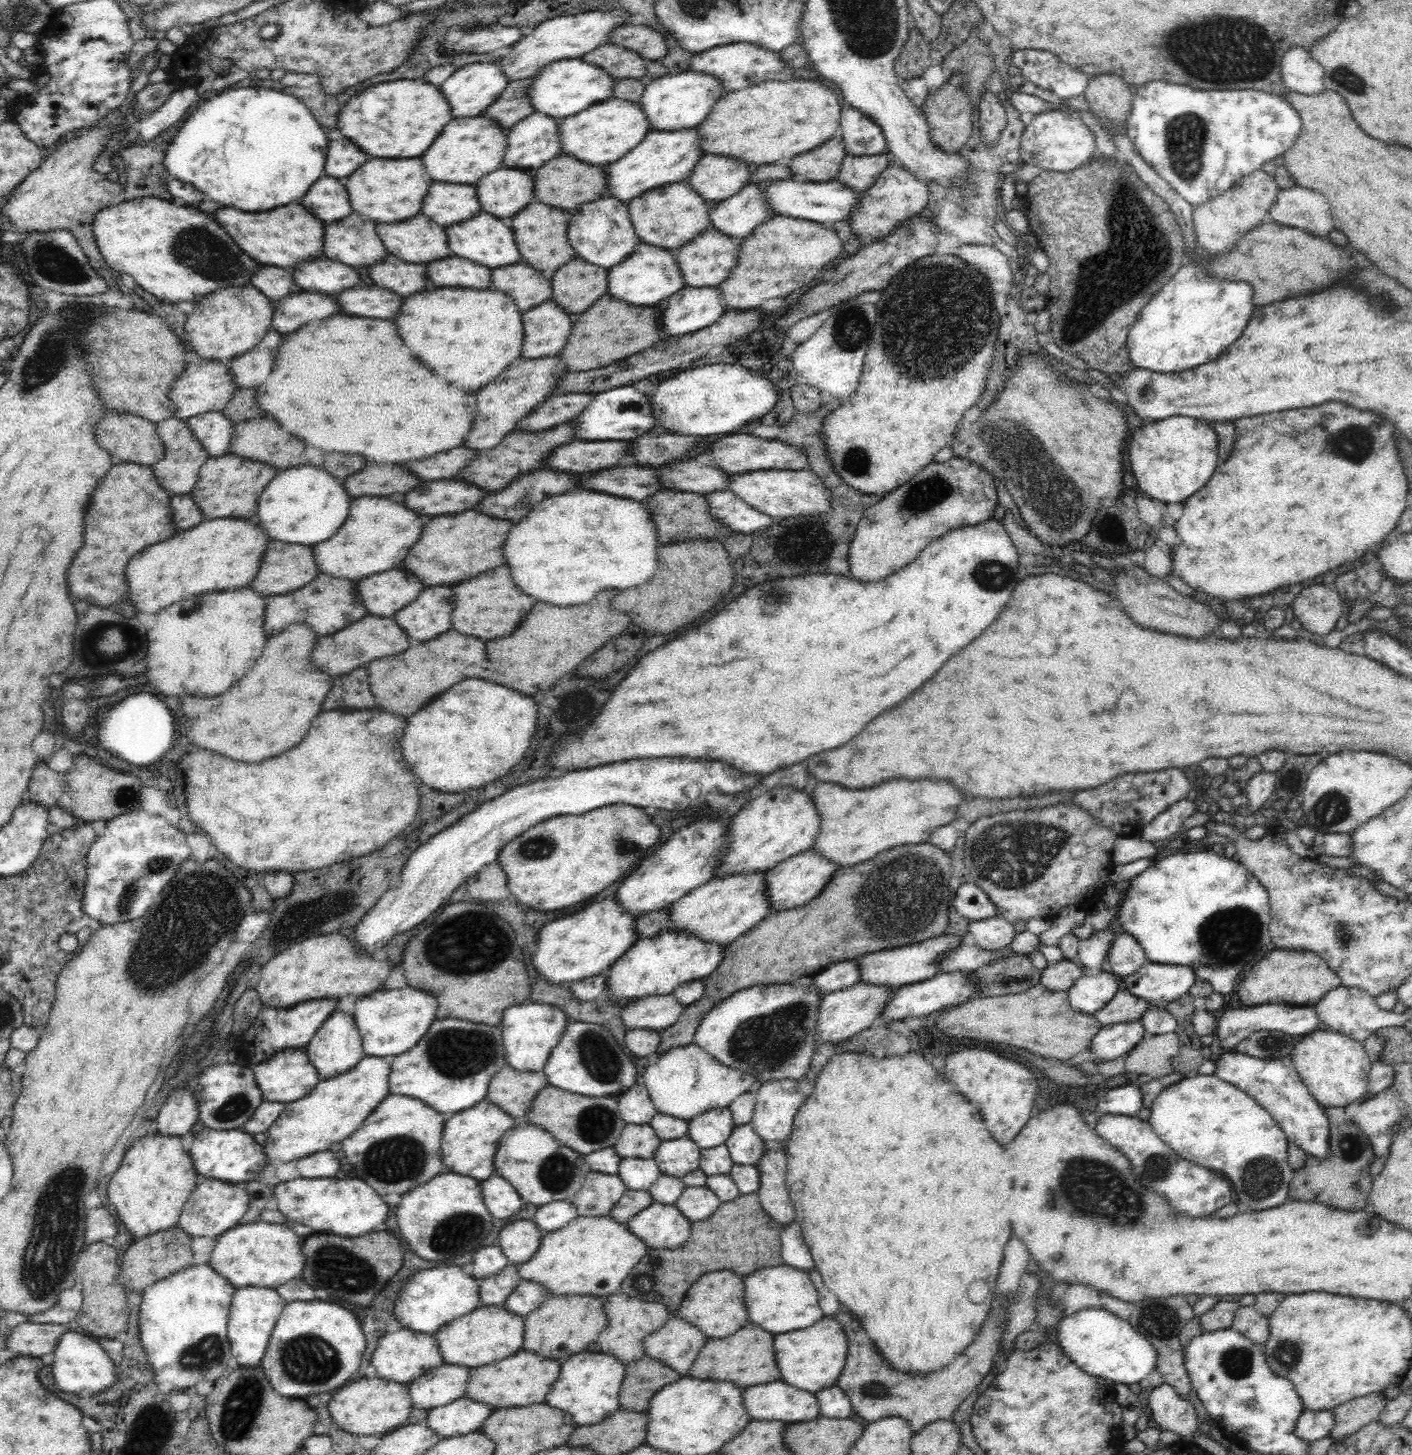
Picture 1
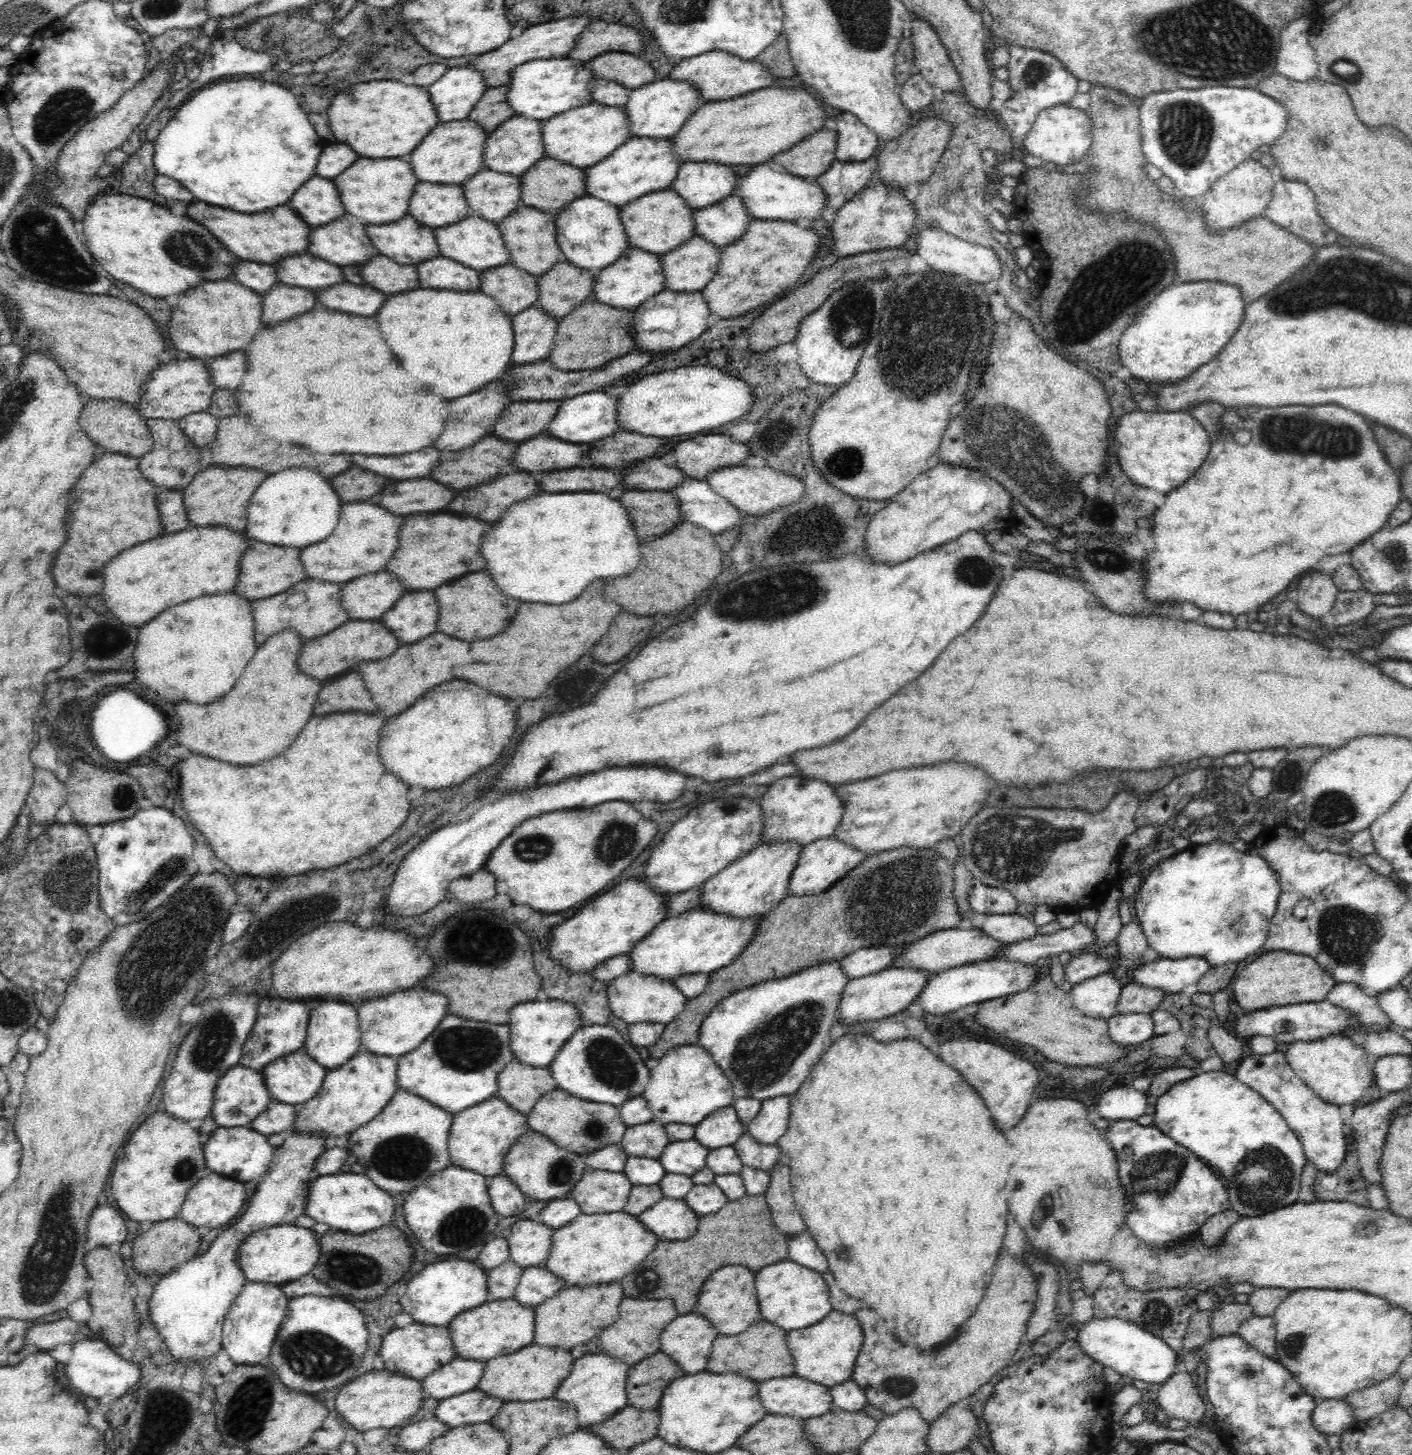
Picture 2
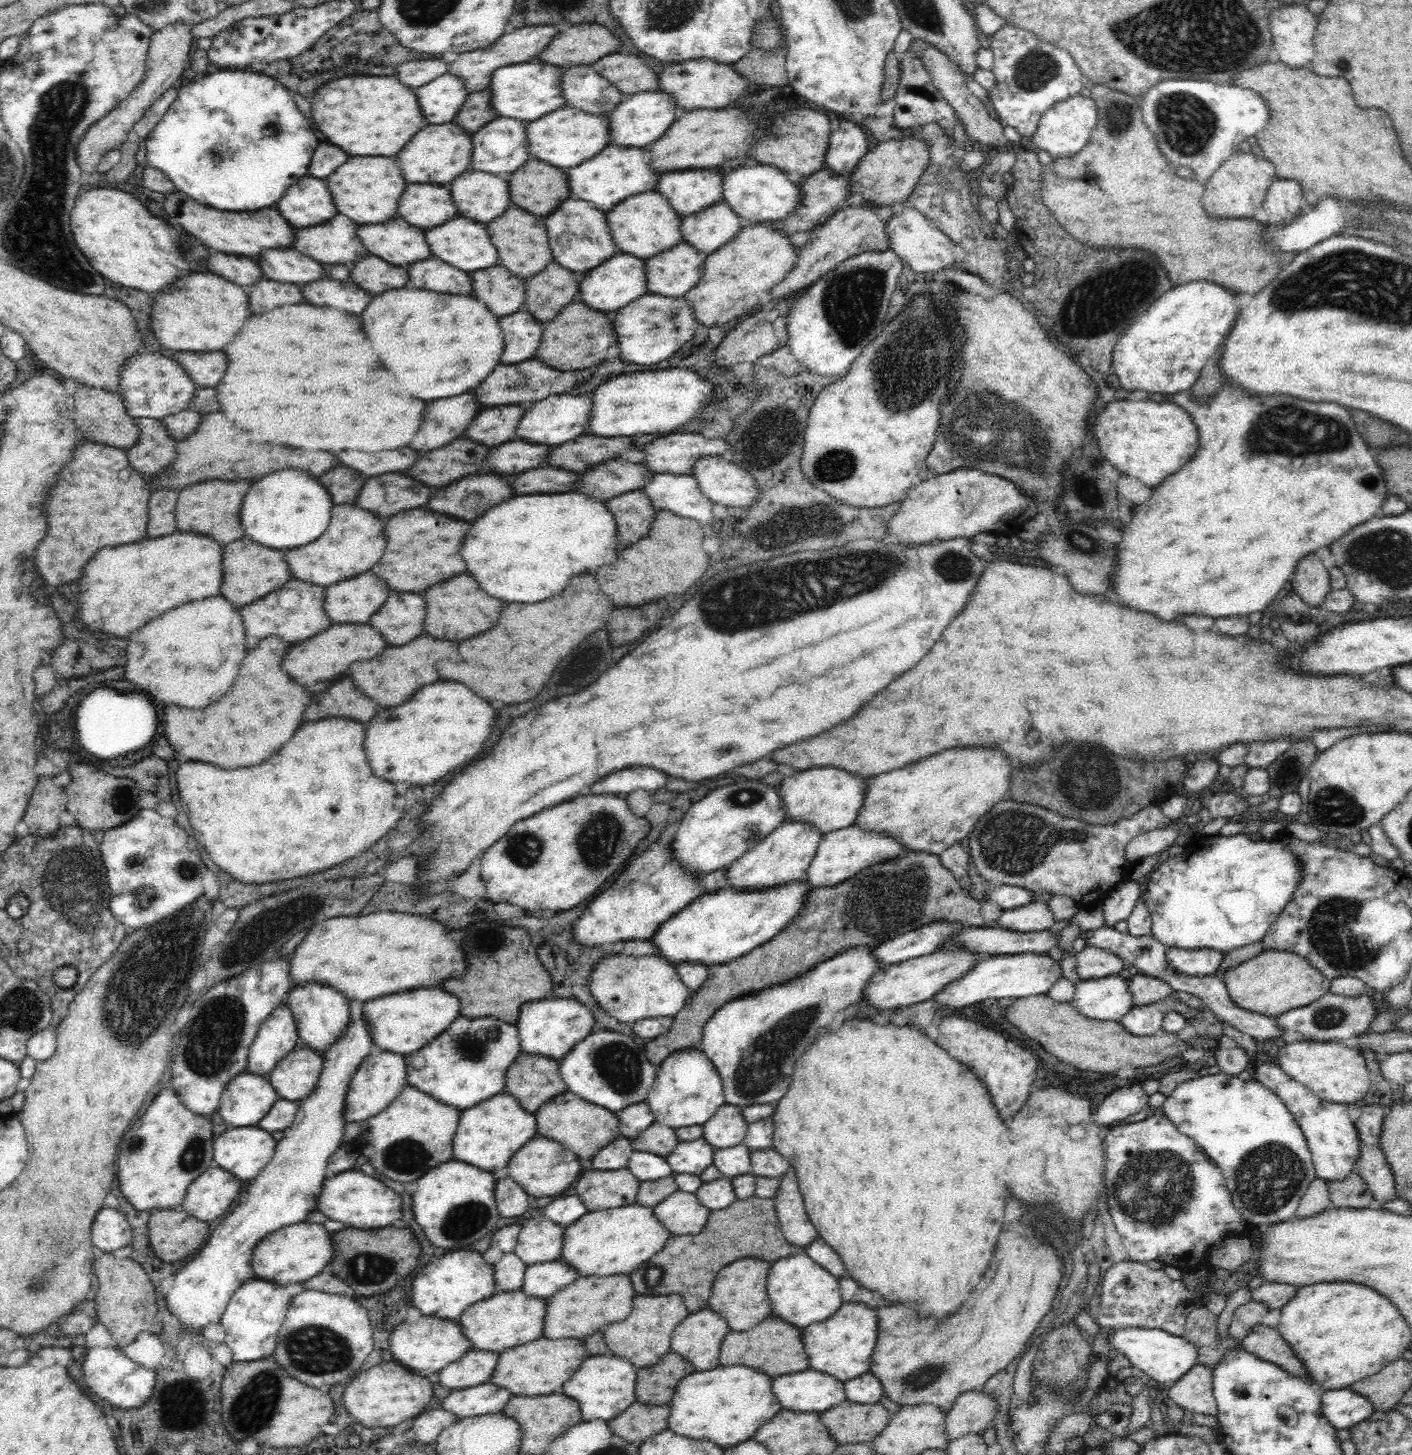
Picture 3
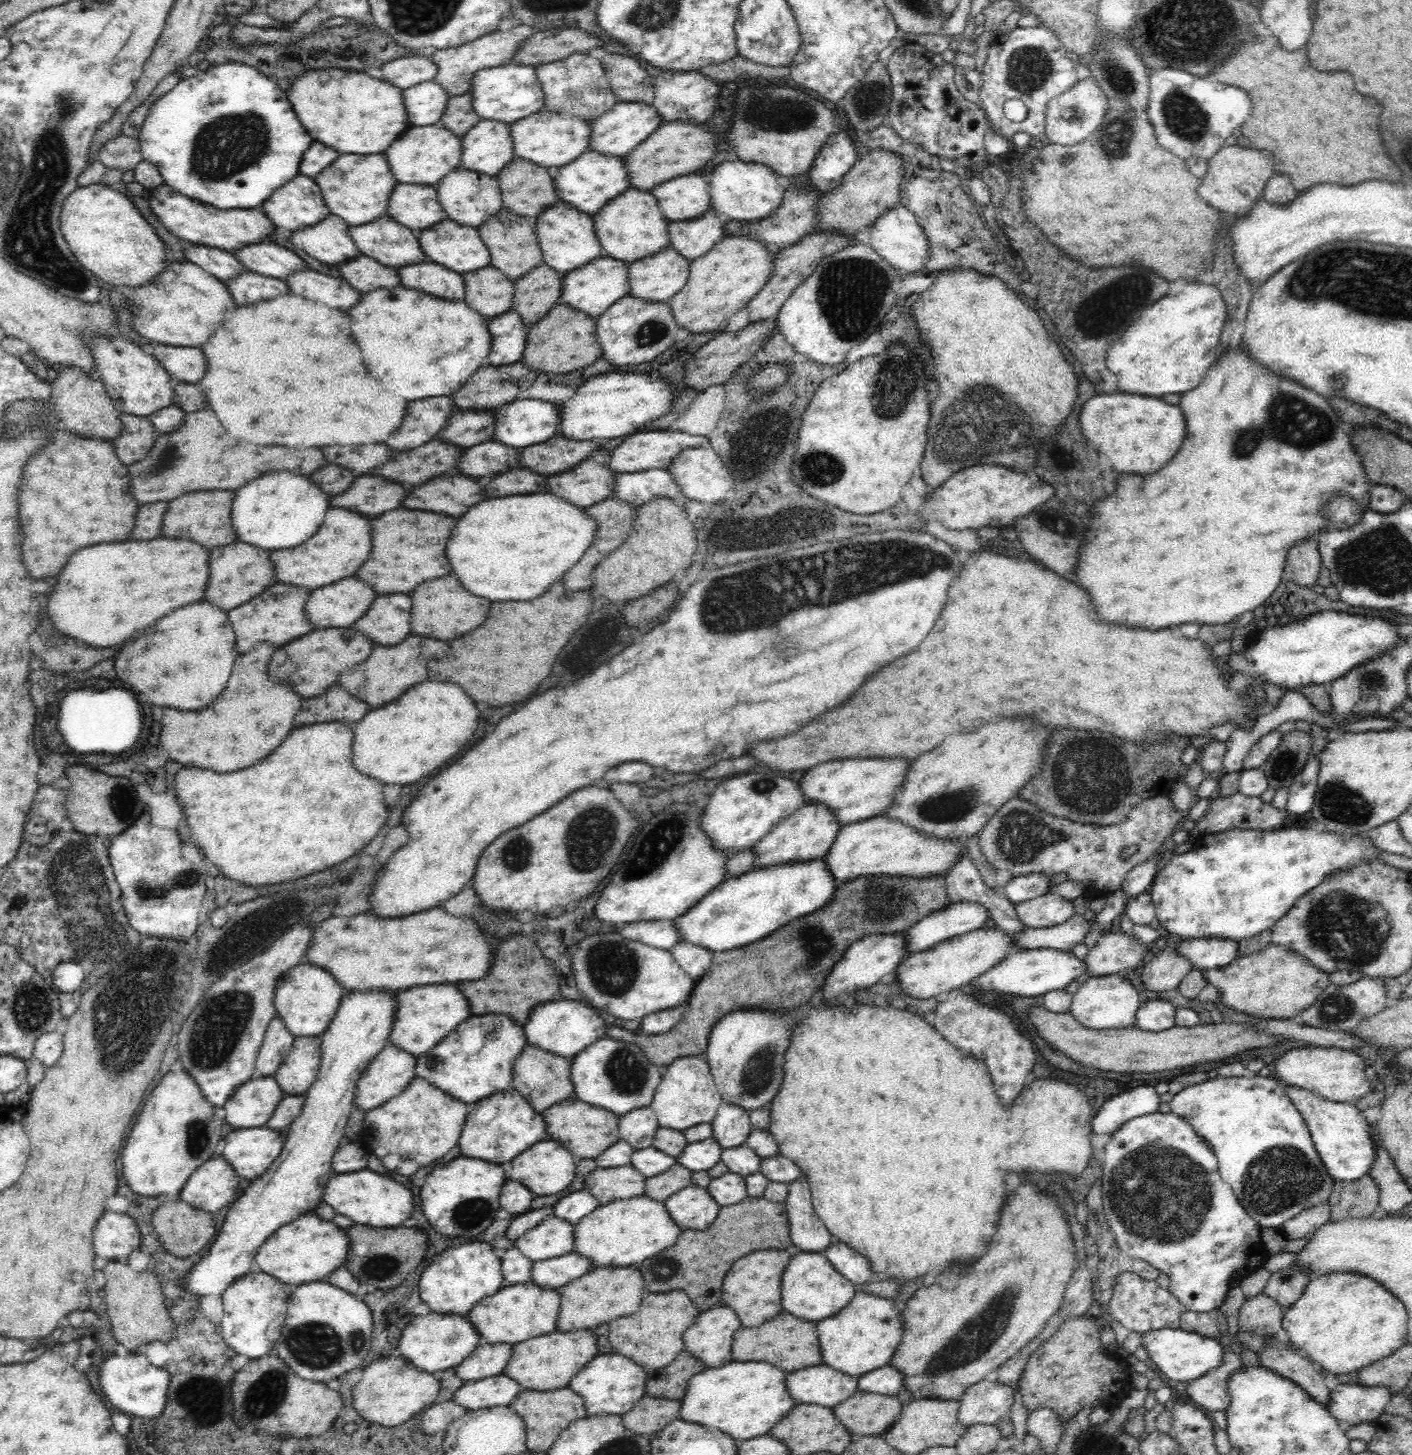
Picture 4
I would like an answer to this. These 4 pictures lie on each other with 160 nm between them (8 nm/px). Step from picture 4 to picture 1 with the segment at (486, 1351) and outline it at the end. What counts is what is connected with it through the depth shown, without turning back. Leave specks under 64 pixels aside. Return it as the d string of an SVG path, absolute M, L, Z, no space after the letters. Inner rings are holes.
M444 1363L407 1384L412 1408L430 1409L446 1406L465 1396L470 1369Z

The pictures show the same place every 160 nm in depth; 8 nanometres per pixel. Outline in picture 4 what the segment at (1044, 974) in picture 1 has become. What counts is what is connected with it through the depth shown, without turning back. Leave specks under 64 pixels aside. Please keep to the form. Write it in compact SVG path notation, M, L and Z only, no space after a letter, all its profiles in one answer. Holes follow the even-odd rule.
M1108 933L1084 957L1087 977L1124 974L1139 965L1146 954L1146 945L1125 933Z

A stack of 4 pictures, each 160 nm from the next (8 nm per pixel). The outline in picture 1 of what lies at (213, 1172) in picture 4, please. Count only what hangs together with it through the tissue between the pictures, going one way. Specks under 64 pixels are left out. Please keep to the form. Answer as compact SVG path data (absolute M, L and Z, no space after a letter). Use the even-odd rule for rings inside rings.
M202 1179L198 1181L191 1197L183 1206L177 1225L182 1231L188 1233L190 1238L193 1236L216 1238L227 1230L236 1227L240 1219L246 1214L248 1207L249 1194L244 1188L244 1184L236 1183L232 1185L221 1180Z

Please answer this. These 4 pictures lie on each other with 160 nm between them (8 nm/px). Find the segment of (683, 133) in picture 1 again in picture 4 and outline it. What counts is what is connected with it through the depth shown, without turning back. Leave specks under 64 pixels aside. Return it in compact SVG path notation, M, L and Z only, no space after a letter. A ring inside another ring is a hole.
M590 150L580 155L575 161L569 162L568 165L557 168L553 174L555 191L559 200L567 202L584 214L595 215L608 202L632 188L623 157Z

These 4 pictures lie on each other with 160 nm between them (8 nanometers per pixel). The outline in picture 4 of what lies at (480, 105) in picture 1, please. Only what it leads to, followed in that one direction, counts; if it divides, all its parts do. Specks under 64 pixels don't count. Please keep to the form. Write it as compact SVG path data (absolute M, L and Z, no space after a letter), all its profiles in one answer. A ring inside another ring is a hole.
M435 80L411 86L403 90L403 94L411 126L438 124L452 98Z

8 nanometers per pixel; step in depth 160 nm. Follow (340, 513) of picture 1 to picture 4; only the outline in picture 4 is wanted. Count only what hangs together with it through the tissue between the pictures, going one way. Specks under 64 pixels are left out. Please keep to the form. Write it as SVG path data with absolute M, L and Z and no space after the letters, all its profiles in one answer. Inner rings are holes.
M274 472L274 474L268 474L268 476L248 482L246 486L242 486L236 492L236 498L232 505L232 525L238 534L237 540L248 542L262 550L289 549L300 546L302 542L306 542L308 538L312 538L318 532L318 528L322 526L330 508L328 504L329 496L324 494L316 484L312 484L310 478L292 476L290 472Z

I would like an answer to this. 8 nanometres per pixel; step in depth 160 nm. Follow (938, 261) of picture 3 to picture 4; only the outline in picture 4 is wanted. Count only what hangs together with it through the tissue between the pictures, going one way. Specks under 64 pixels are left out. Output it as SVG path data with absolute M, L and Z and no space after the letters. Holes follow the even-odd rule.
M900 204L882 213L871 227L869 245L880 255L888 264L896 270L906 270L906 272L916 272L922 270L929 257L929 242L927 234L920 226L915 214L908 210L907 206Z

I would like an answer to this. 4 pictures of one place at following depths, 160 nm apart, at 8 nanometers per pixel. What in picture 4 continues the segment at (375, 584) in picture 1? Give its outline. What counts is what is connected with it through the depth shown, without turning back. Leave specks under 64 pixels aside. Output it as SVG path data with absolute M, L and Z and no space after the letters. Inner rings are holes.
M344 578L318 588L308 598L308 620L316 628L346 628L360 620L376 600L376 592L358 578Z

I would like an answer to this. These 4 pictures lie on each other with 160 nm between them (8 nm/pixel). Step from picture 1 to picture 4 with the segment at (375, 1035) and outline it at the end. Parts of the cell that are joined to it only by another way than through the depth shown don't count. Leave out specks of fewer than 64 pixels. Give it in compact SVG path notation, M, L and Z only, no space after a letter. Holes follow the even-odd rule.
M438 984L438 986L420 986L404 992L396 992L396 1013L393 1014L393 1024L388 1034L388 1044L399 1050L404 1050L414 1057L428 1053L444 1034L454 1030L464 1018L470 1018L468 1000L458 992L454 984Z

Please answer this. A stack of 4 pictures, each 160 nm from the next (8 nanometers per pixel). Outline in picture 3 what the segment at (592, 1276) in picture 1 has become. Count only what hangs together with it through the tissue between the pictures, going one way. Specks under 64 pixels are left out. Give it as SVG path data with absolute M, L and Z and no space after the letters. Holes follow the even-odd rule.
M636 1202L630 1206L587 1212L564 1229L558 1261L576 1269L577 1276L629 1275L660 1252L670 1236L654 1217L652 1209Z

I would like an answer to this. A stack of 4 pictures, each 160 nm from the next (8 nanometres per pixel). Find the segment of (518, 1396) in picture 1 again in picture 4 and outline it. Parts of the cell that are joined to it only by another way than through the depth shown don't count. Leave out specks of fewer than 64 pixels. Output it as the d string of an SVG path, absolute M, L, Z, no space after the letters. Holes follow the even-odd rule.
M580 1329L565 1333L554 1331L512 1345L512 1354L502 1370L502 1375L512 1378L526 1391L546 1392L567 1387L570 1378L597 1355L596 1338L590 1330Z

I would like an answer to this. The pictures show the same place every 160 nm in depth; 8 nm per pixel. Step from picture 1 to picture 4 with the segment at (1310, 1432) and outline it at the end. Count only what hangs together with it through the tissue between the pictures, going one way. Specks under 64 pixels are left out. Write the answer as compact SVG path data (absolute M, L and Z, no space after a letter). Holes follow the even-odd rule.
M1340 1384L1330 1391L1326 1408L1345 1427L1370 1423L1383 1412L1391 1396L1386 1387Z

